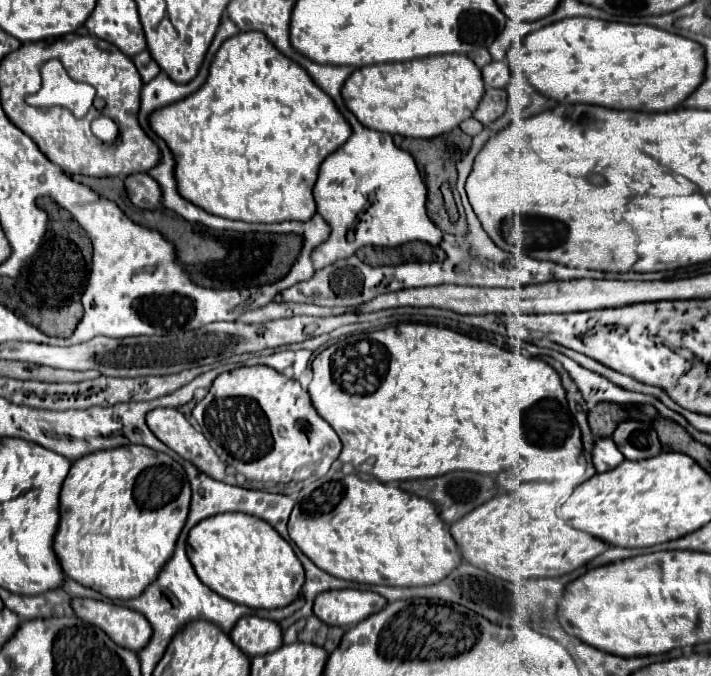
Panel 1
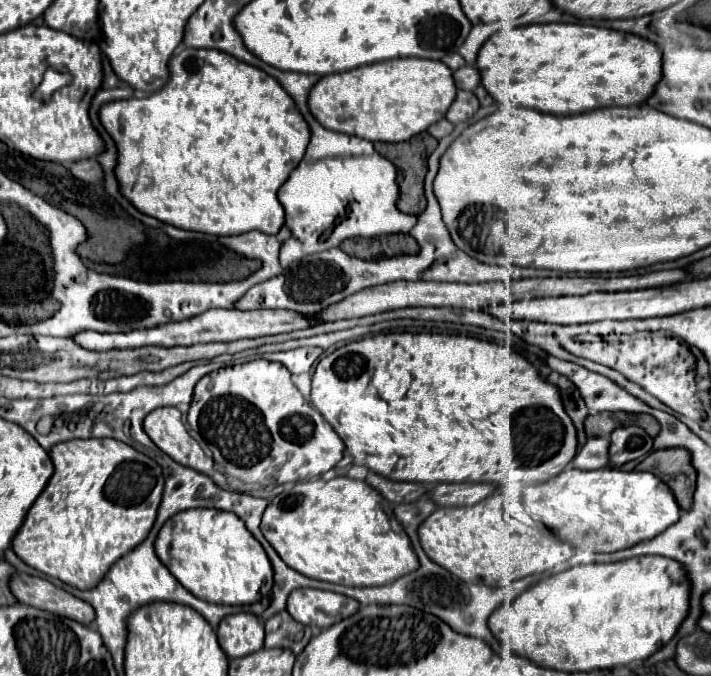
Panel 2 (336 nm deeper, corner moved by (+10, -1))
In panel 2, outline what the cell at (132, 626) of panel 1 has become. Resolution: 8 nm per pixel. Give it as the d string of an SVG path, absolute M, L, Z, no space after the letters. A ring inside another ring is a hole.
M15 573L11 579L11 591L13 595L31 607L65 615L69 619L75 619L83 625L93 625L93 607L75 595L67 593L65 589L41 579L31 577L27 573Z

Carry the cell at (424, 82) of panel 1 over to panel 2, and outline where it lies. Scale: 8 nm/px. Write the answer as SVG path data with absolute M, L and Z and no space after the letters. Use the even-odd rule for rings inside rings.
M389 59L321 77L309 93L309 109L331 131L357 135L367 141L399 143L441 121L455 95L453 71L443 61Z

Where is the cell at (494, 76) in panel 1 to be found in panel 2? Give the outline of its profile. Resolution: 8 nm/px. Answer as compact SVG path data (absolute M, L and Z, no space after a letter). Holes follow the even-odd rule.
M471 65L459 67L459 69L455 71L455 83L457 83L457 89L475 91L475 87L481 83L479 69L477 69L477 67L471 67Z

